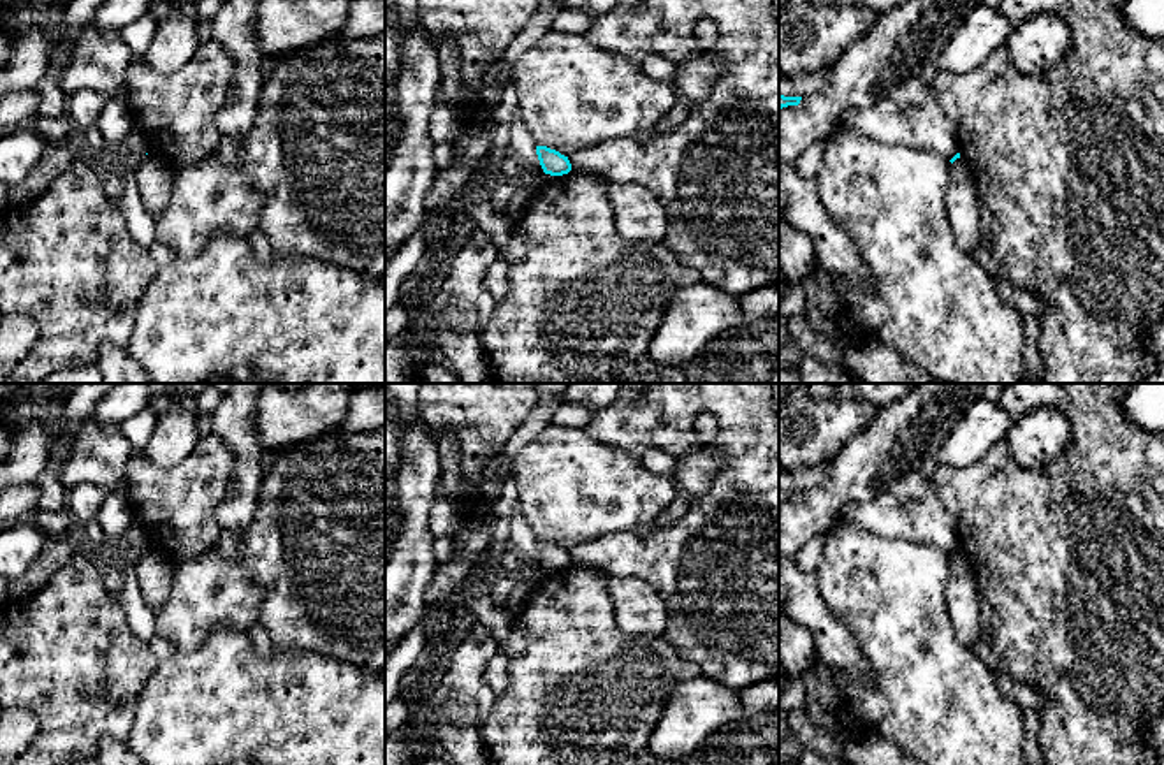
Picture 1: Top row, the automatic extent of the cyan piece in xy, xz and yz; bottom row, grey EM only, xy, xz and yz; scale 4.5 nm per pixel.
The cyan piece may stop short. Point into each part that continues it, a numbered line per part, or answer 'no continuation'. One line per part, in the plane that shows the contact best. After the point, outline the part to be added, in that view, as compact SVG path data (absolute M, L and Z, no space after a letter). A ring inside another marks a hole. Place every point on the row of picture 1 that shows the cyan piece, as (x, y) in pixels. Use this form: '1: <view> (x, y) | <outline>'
no continuation

